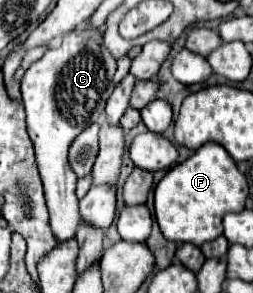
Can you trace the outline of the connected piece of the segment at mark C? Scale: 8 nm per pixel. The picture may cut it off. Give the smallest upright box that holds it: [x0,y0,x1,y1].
[22,29,116,243]

